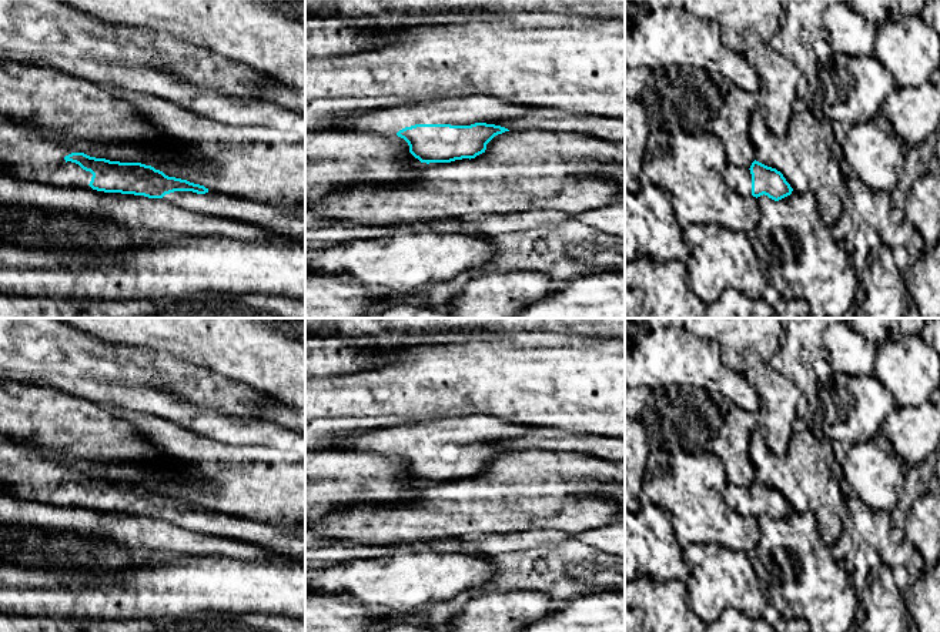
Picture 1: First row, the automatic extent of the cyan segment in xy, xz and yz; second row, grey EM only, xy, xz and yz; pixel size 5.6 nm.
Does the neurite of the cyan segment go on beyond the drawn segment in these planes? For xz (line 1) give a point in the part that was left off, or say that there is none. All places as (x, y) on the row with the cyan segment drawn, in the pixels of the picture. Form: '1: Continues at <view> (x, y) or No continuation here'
1: Continues at xz (468, 110)

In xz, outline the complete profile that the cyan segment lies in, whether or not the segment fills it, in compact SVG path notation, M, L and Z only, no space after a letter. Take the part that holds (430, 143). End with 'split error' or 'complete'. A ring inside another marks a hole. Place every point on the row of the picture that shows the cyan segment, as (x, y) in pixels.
M486 96L451 97L355 113L338 128L397 134L421 163L451 163L485 153L495 136L509 131L496 121L523 117L533 108Z; split error

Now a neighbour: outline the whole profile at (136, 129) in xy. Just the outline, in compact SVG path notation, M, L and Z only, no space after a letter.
M0 51L0 116L14 121L54 127L80 141L124 141L143 144L157 163L191 165L188 157L164 150L168 137L155 128L137 107L114 96L114 88L73 77L46 63Z

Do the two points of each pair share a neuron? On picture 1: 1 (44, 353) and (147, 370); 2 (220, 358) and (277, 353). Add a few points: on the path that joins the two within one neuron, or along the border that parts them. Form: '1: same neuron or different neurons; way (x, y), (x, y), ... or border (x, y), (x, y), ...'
1: same neuron; way (70, 354), (121, 364)
2: same neuron; way (234, 353), (263, 353)

